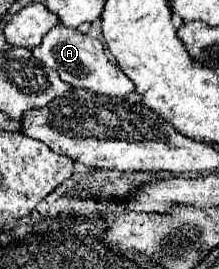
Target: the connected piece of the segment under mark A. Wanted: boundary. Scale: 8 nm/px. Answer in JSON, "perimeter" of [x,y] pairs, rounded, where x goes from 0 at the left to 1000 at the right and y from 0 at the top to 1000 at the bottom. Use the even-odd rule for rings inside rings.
{"perimeter":[[[265,89],[256,104],[237,104],[192,156],[146,186],[155,216],[183,223],[201,245],[247,253],[274,290],[311,312],[329,312],[338,327],[393,327],[429,349],[466,349],[466,357],[511,357],[511,364],[557,364],[575,372],[603,342],[612,342],[612,312],[603,297],[530,245],[493,223],[493,208],[475,201],[475,171],[457,149],[429,149],[393,126],[365,126],[356,112],[301,104],[292,89]]]}

